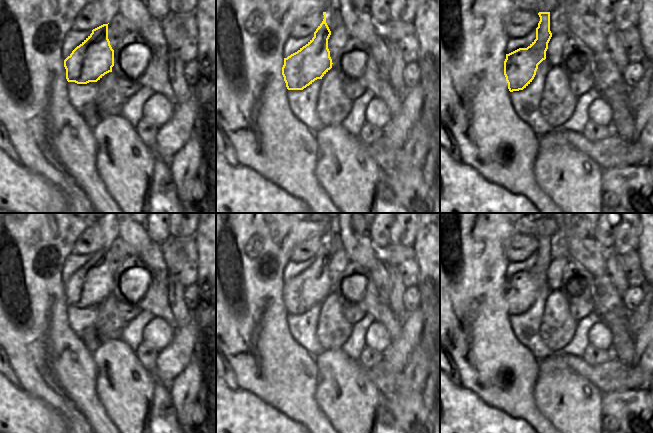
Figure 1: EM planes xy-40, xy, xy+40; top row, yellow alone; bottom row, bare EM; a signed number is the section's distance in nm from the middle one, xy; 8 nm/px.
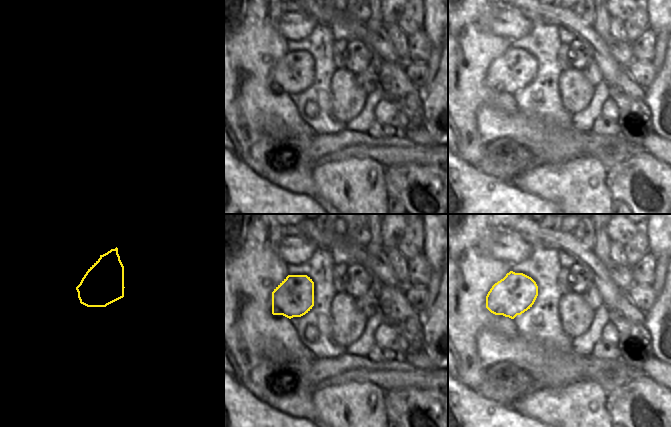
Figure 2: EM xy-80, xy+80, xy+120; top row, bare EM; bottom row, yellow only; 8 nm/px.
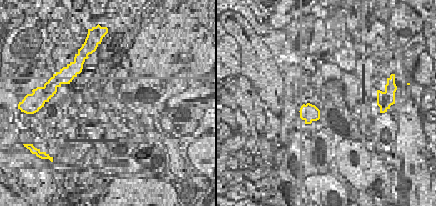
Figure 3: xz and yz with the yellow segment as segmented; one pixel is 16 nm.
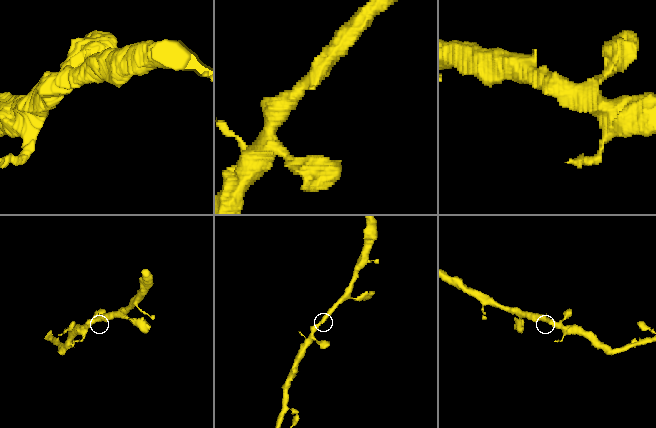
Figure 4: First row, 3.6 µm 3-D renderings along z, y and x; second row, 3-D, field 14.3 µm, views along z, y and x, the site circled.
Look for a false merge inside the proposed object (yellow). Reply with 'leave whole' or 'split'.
leave whole

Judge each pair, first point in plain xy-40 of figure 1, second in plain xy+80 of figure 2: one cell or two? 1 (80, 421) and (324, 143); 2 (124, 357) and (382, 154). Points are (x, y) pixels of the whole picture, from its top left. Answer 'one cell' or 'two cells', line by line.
1: two cells
2: two cells

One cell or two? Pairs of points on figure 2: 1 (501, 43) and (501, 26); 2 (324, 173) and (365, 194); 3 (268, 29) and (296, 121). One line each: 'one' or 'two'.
1: two
2: one
3: one

